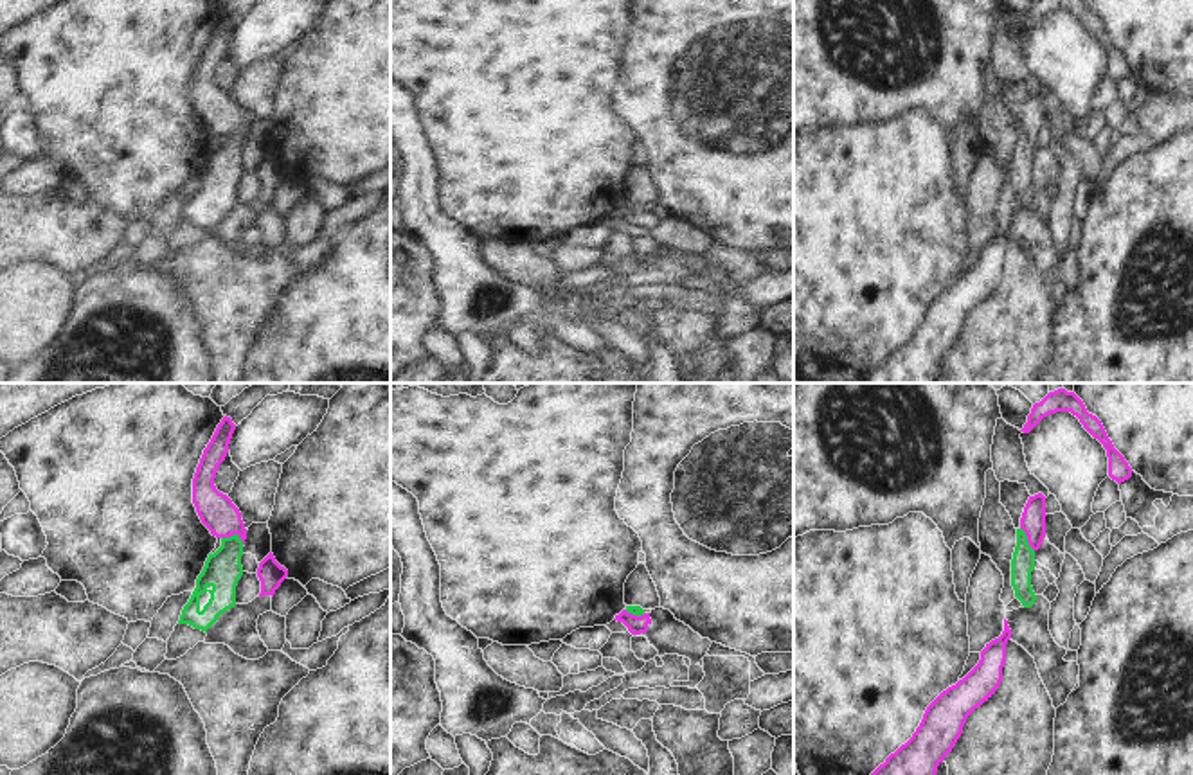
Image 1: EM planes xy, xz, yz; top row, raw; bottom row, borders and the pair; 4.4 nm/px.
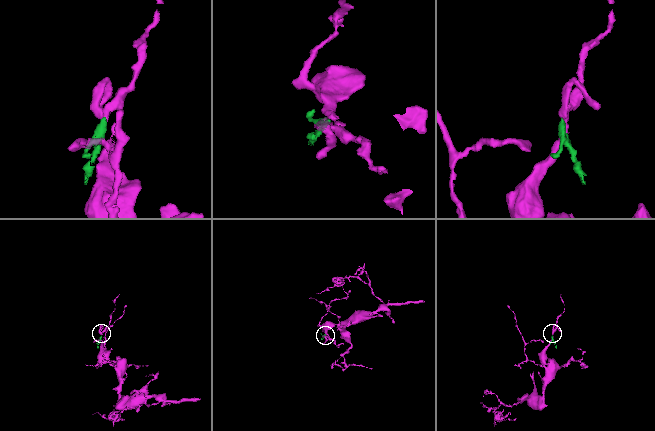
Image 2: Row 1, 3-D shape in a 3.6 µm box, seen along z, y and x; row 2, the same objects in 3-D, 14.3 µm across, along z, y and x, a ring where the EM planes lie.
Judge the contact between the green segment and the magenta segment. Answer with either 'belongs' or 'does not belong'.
does not belong

